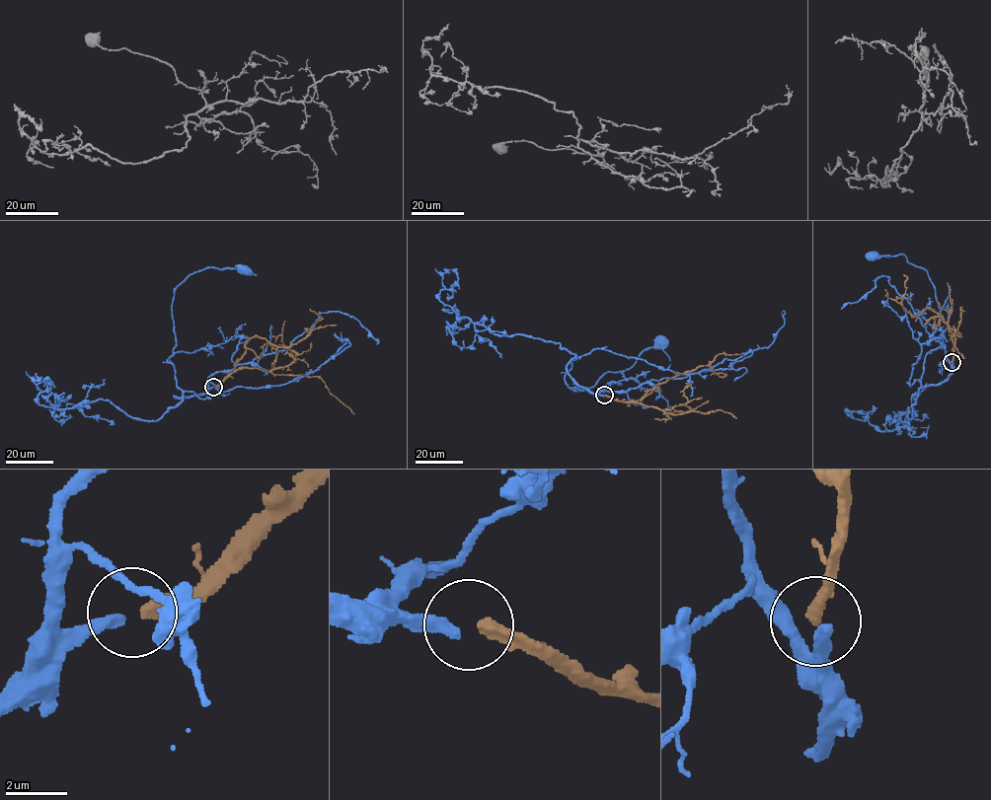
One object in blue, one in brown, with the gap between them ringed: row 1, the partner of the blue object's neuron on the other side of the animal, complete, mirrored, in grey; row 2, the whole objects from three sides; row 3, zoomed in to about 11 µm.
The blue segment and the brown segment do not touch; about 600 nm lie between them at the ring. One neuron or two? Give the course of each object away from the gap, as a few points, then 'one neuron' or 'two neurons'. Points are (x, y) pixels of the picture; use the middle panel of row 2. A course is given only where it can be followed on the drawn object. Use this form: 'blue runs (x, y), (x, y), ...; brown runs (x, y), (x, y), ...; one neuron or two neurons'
blue runs (604, 396), (571, 377), (572, 358), (565, 382), (576, 392), (607, 372), (629, 369), (658, 341); brown runs (605, 396), (629, 402), (700, 366), (710, 366), (716, 372), (725, 374), (716, 374); two neurons

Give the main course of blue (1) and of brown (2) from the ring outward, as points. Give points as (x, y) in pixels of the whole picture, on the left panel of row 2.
1: (213, 387), (174, 397), (182, 390), (167, 360), (176, 343), (171, 304), (175, 289), (193, 272), (241, 267)
2: (214, 386), (235, 369), (250, 338), (256, 335), (283, 347), (303, 339), (312, 325), (321, 319), (310, 309)

